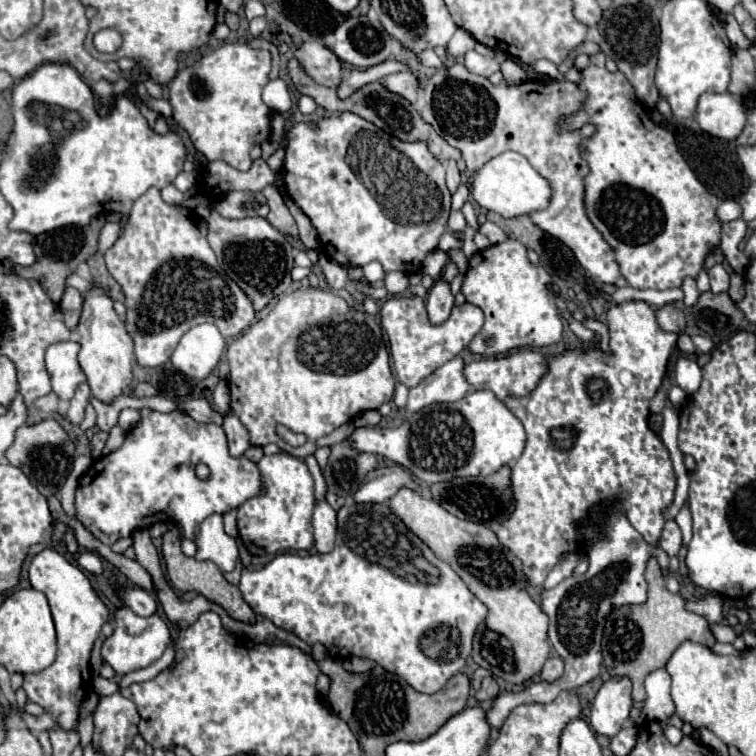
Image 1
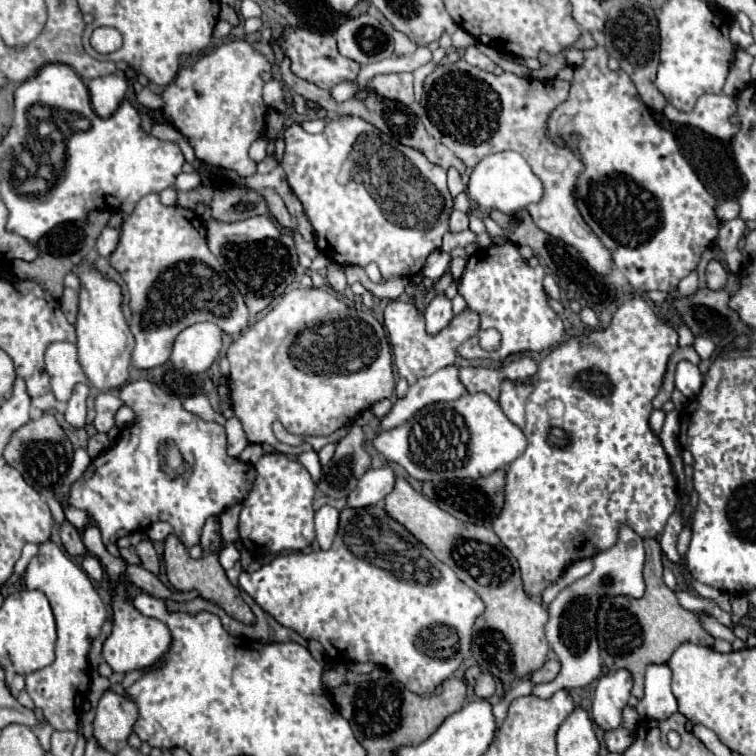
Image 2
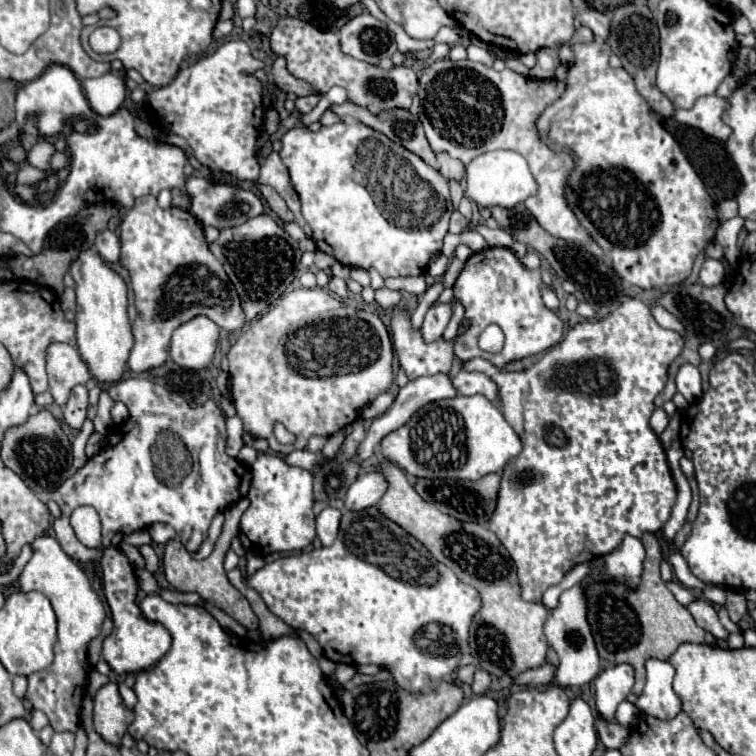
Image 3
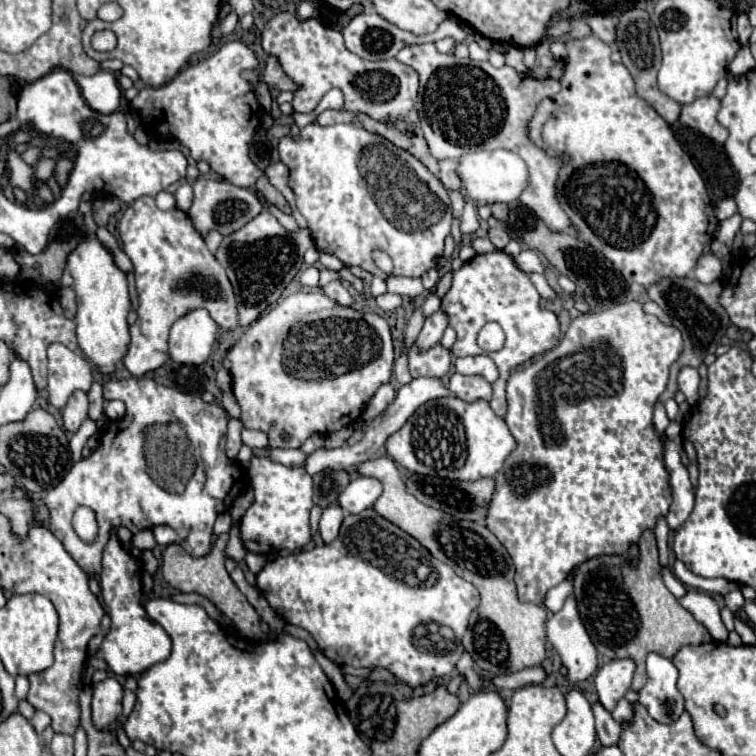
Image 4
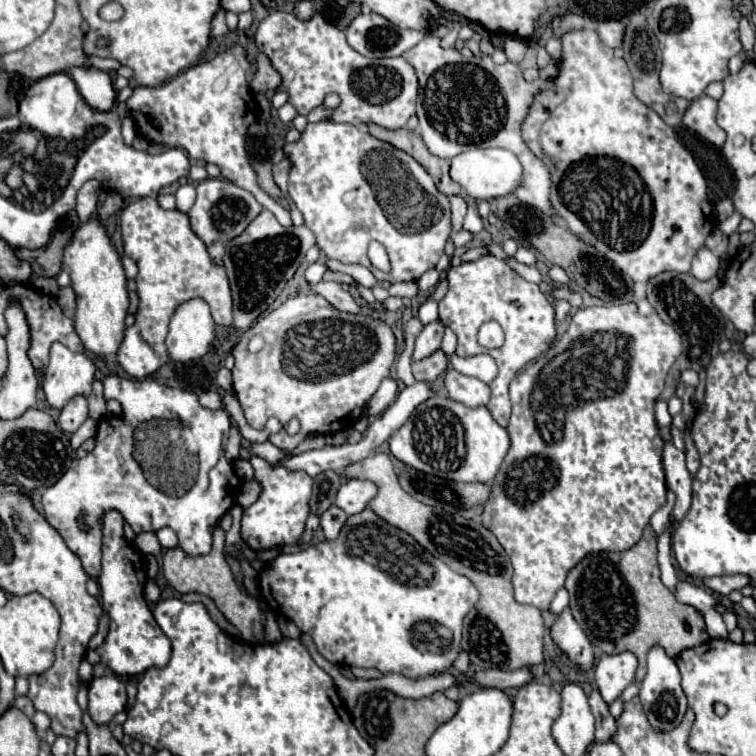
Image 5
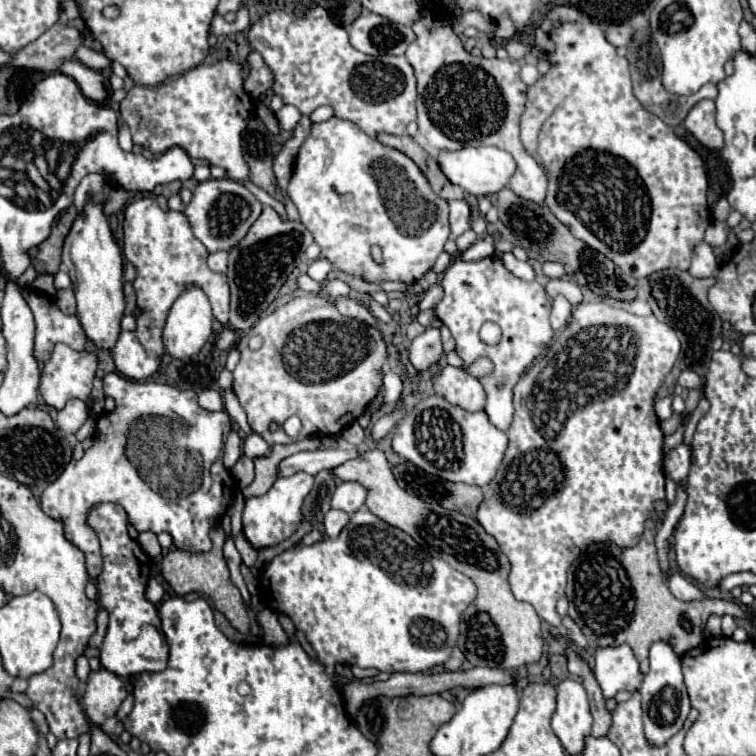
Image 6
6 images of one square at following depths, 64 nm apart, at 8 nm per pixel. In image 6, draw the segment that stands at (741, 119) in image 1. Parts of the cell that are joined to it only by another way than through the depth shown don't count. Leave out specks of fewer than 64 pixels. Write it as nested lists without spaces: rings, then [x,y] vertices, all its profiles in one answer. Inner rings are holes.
[[[700,100],[696,102],[696,106],[688,112],[684,126],[686,130],[690,130],[694,134],[694,138],[698,142],[702,142],[704,146],[712,148],[712,150],[720,150],[724,146],[724,134],[722,130],[716,126],[714,122],[714,114],[716,114],[716,106],[712,100]]]

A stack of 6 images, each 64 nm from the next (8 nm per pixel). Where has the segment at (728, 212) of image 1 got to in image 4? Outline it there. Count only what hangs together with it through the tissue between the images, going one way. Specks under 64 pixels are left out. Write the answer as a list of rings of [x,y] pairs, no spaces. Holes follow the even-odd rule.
[[[726,198],[726,200],[716,204],[716,216],[718,216],[718,220],[726,220],[726,218],[730,218],[734,214],[736,214],[736,202],[732,198]]]

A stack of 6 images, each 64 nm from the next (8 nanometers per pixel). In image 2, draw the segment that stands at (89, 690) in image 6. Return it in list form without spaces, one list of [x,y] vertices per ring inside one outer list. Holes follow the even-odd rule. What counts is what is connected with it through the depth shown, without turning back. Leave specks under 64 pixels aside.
[[[106,690],[98,702],[94,718],[94,738],[104,750],[118,754],[126,744],[138,720],[138,708],[132,700]]]

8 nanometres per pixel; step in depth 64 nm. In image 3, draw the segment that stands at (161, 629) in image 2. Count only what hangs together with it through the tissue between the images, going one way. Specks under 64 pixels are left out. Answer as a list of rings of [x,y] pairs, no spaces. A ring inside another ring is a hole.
[[[110,546],[110,548],[104,548],[100,570],[102,570],[104,594],[114,620],[114,630],[104,640],[104,648],[102,648],[104,660],[116,674],[130,674],[130,672],[138,672],[154,666],[170,650],[172,636],[164,626],[160,626],[160,622],[150,622],[142,616],[142,610],[136,604],[138,580],[134,576],[134,568],[128,564],[128,558],[122,556],[118,548]]]

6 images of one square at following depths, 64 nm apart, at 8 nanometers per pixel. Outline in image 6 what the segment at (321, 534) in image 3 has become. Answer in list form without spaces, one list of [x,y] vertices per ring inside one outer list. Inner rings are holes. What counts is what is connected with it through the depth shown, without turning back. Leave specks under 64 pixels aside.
[[[331,508],[330,512],[324,516],[324,522],[322,522],[326,536],[328,538],[336,538],[342,528],[348,524],[348,520],[350,520],[350,516],[346,512]]]

